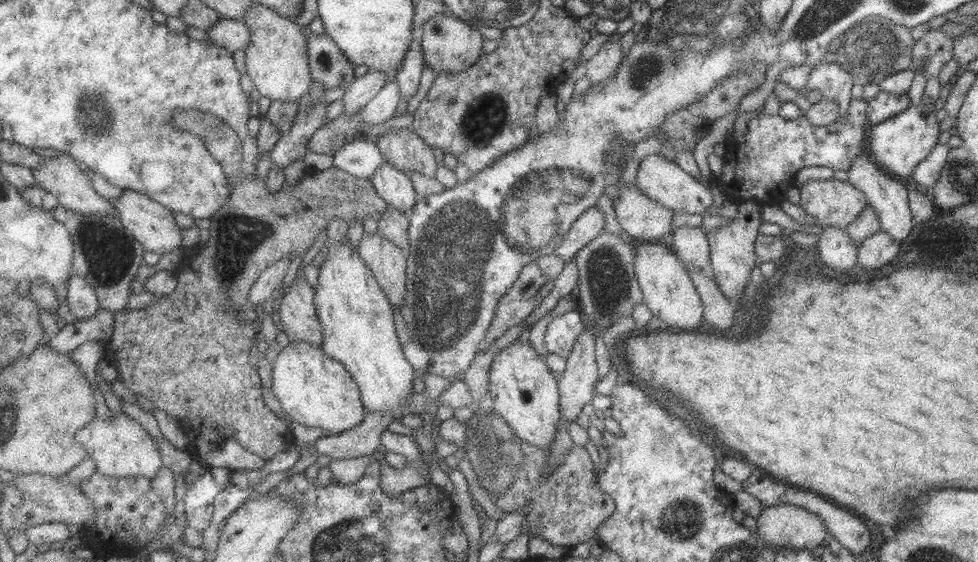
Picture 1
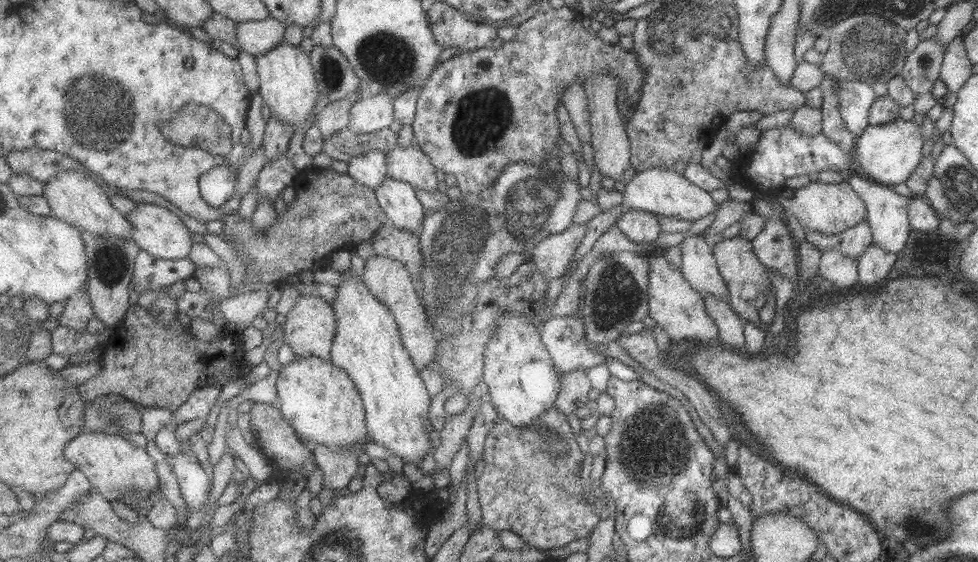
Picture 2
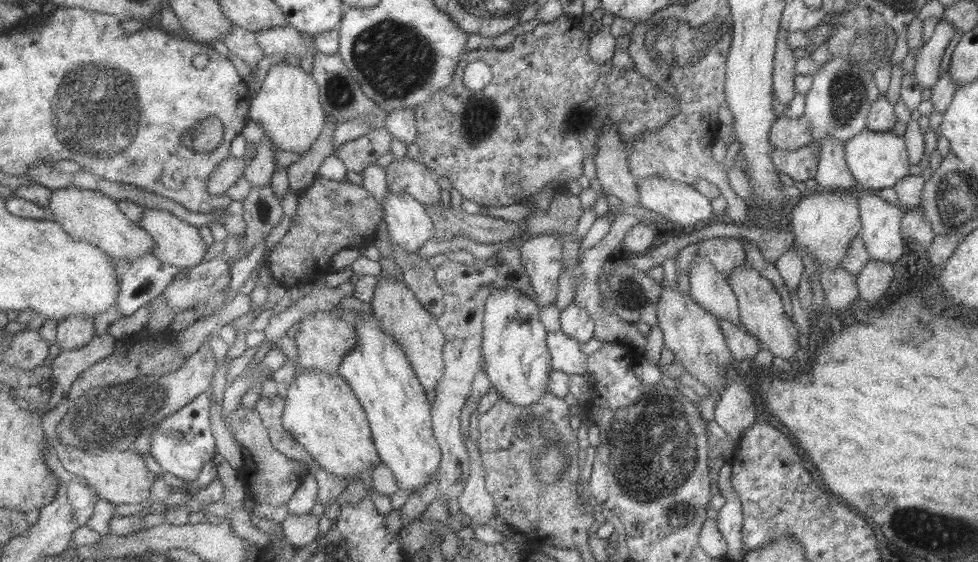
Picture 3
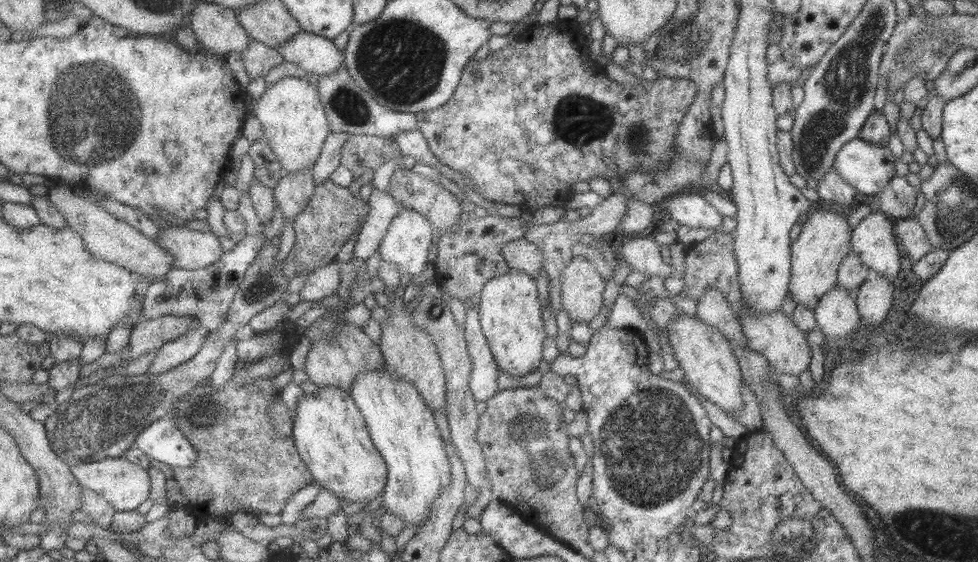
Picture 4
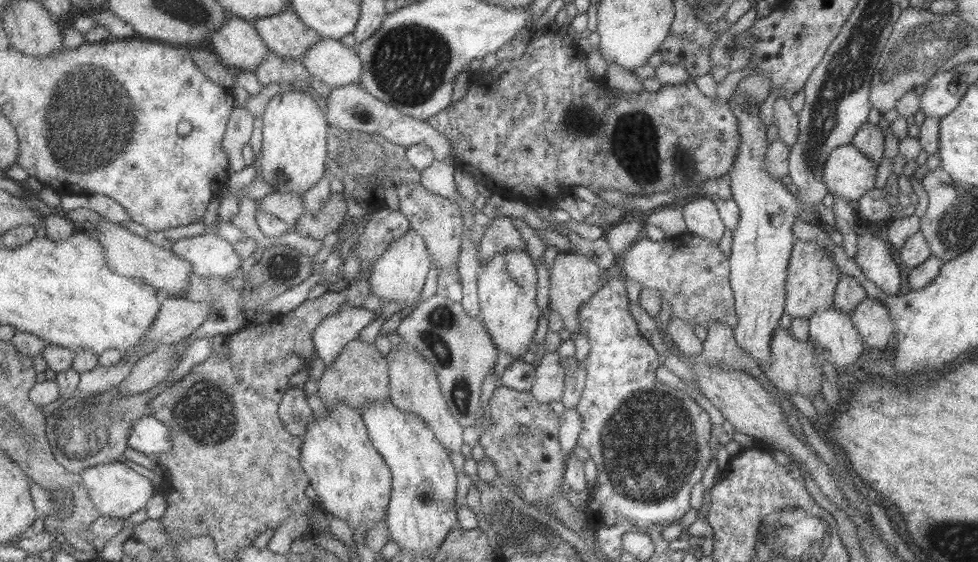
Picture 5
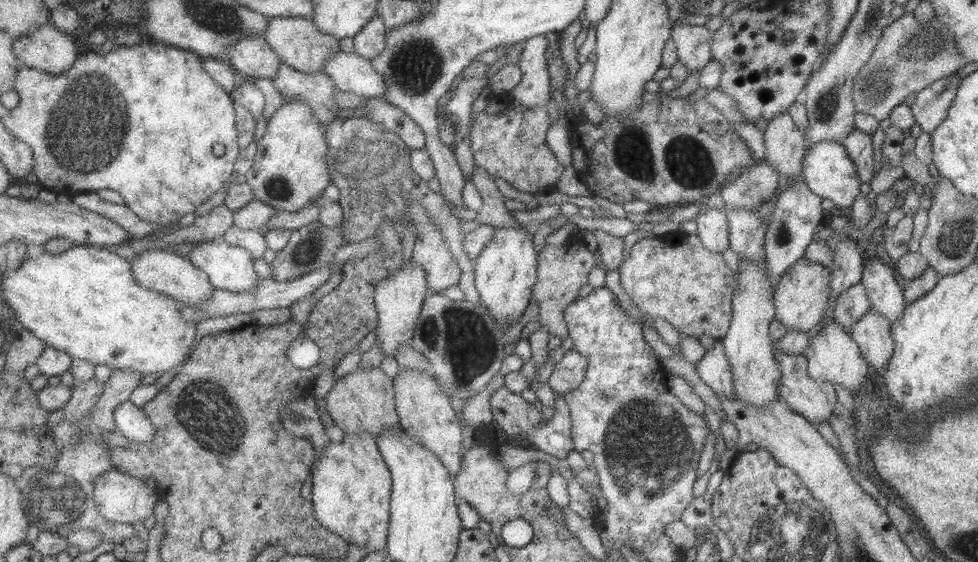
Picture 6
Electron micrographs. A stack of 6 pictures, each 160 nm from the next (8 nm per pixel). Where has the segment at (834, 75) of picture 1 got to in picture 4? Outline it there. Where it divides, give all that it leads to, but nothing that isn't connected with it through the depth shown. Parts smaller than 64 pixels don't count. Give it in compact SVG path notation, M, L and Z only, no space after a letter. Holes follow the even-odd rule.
M832 166L825 171L824 177L816 184L819 202L823 202L831 210L848 214L855 206L853 196L856 190L839 176Z

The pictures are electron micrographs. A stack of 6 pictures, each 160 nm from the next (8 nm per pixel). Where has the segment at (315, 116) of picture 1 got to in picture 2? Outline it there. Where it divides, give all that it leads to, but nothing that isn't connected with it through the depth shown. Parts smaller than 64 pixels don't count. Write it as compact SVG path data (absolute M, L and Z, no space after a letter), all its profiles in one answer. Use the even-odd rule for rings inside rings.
M284 152L277 160L270 160L261 171L260 179L257 186L260 192L260 202L275 198L293 184L293 180L297 178L299 169L295 168L289 152Z

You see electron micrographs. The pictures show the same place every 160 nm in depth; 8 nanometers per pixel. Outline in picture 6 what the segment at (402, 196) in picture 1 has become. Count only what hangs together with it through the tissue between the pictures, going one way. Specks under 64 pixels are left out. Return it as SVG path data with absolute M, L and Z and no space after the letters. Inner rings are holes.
M412 260L408 265L403 265L399 272L389 275L378 284L374 296L380 316L377 343L380 342L383 354L393 356L397 352L399 344L411 346L415 334L414 328L417 327L422 304L425 302L423 300L425 290L427 290L426 273L419 264L415 264Z

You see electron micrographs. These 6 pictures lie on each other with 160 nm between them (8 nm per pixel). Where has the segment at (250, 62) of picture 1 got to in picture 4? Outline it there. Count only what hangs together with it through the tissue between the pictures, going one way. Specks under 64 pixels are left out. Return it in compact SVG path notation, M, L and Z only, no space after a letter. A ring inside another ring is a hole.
M306 76L283 77L271 83L258 101L252 101L251 113L261 122L263 136L277 156L283 173L297 172L313 167L322 155L332 126L327 117L318 85L314 85Z

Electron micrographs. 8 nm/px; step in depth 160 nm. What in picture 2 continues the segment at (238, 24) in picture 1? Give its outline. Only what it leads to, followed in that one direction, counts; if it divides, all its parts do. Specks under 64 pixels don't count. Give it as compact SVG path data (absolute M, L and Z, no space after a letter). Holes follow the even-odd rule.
M271 17L267 20L253 20L239 23L237 28L238 49L241 52L248 52L255 56L269 52L273 47L284 41L287 26Z

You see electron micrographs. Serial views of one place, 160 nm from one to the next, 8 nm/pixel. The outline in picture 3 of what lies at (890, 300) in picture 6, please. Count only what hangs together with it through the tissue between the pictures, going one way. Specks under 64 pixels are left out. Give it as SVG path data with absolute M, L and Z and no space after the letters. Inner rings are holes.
M856 187L856 189L859 191L857 198L860 225L862 226L858 236L863 240L864 247L871 259L893 264L903 252L905 237L900 224L905 210L897 204L885 202L873 190L865 187Z

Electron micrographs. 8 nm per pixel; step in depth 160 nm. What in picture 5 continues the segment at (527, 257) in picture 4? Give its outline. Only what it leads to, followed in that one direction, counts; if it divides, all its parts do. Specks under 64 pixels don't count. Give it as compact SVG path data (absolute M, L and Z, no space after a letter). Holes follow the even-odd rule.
M498 214L481 237L479 256L489 261L499 253L505 253L506 250L526 251L525 241L515 229L513 218L509 215Z

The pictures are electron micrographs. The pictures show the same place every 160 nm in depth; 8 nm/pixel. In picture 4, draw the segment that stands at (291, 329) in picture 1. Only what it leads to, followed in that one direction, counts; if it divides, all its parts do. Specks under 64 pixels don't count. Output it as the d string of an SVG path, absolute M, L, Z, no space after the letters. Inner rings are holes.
M347 323L336 333L327 338L311 343L303 369L310 381L318 387L341 387L351 391L354 380L369 369L380 369L387 365L386 356L380 347L375 344L359 326Z

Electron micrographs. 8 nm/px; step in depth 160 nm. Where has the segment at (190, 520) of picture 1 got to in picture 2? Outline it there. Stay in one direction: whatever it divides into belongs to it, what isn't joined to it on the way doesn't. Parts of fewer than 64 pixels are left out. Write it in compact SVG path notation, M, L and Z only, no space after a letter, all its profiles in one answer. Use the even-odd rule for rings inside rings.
M189 437L185 442L176 445L181 450L179 455L169 455L167 459L172 464L172 472L178 479L179 487L189 511L198 511L207 504L211 498L214 482L207 476L203 466L199 464L199 458L191 450Z

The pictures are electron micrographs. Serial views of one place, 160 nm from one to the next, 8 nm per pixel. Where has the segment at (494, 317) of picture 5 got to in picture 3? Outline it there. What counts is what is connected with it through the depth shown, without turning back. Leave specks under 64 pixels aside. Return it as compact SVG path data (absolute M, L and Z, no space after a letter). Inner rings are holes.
M496 288L484 302L482 318L482 371L491 383L491 388L500 398L511 404L527 406L539 400L547 392L547 374L551 368L551 357L546 347L546 331L539 321L539 307L535 301L529 300L514 288Z

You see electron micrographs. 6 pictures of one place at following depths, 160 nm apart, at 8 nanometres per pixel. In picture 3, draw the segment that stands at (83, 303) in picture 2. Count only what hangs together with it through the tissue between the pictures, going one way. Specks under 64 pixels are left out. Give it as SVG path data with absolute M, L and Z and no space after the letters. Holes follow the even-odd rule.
M68 316L57 324L57 343L65 350L87 346L96 336L96 321L91 317Z

